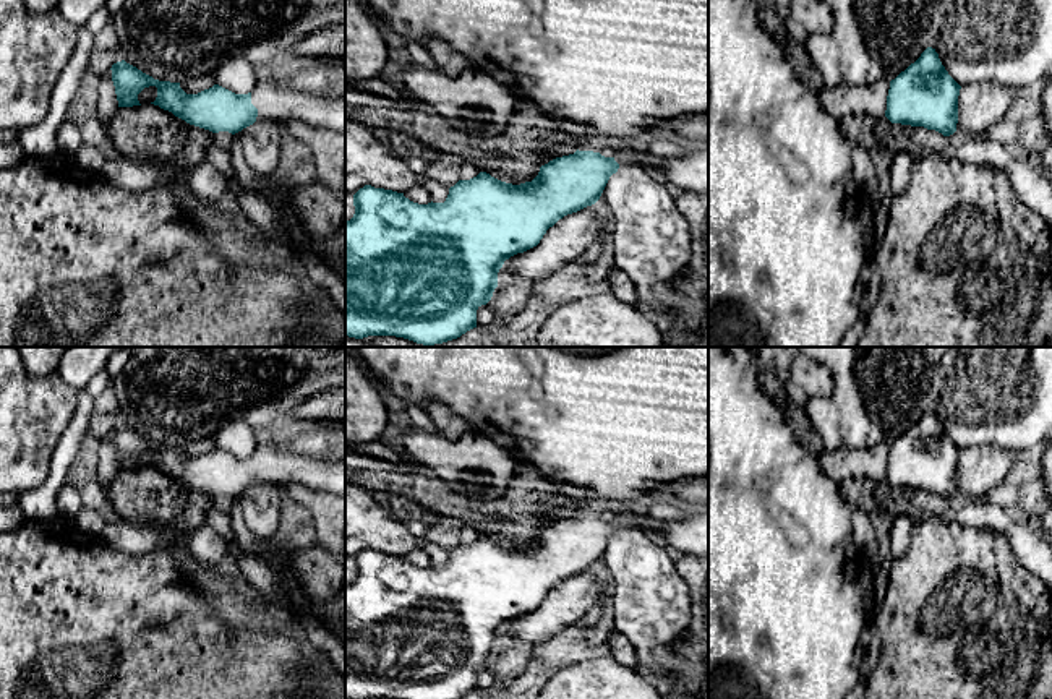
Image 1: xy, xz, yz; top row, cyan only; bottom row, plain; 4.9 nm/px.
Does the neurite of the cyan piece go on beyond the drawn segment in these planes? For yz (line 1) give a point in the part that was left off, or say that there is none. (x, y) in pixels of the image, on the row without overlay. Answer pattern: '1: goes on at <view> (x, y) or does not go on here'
1: does not go on here

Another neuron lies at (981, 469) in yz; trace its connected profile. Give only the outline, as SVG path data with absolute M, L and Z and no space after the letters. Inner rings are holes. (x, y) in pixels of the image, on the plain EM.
M997 446L961 449L956 495L963 495L969 501L986 500L994 490L1003 491L1003 482L1011 467L1011 454L1013 451Z

